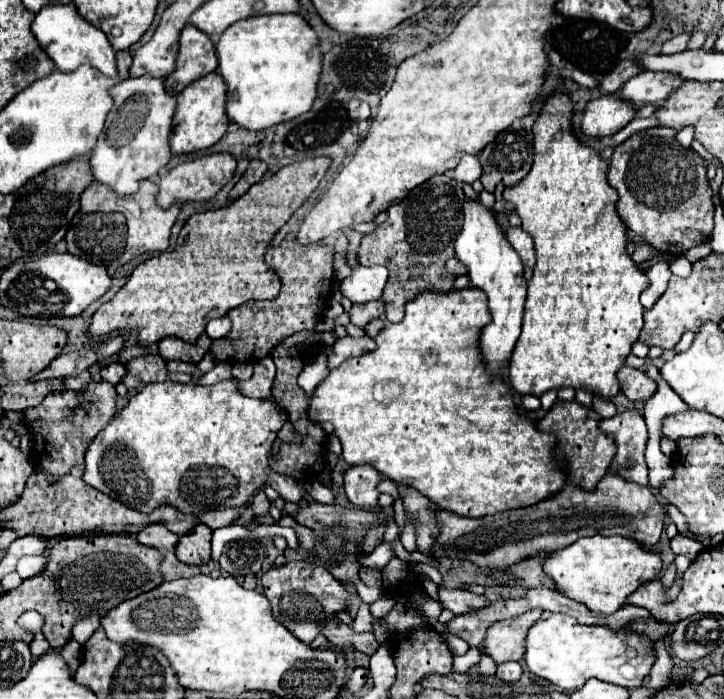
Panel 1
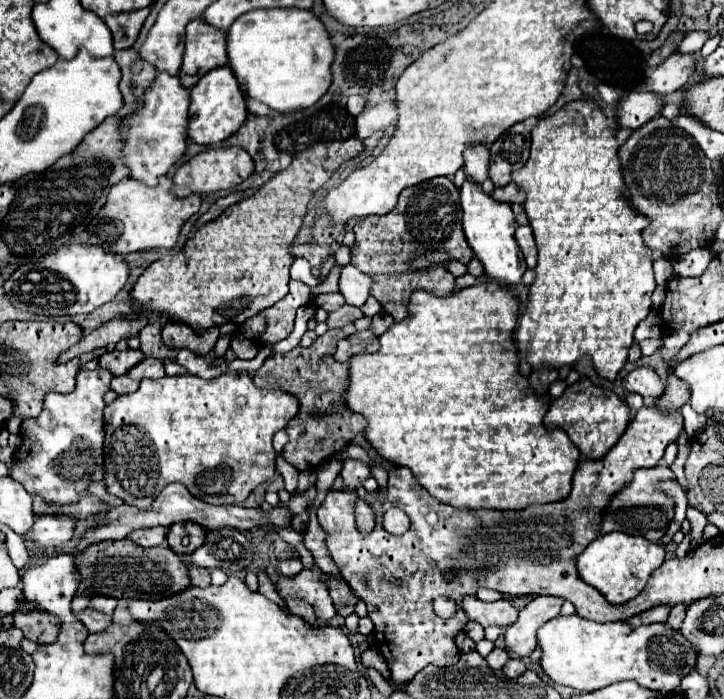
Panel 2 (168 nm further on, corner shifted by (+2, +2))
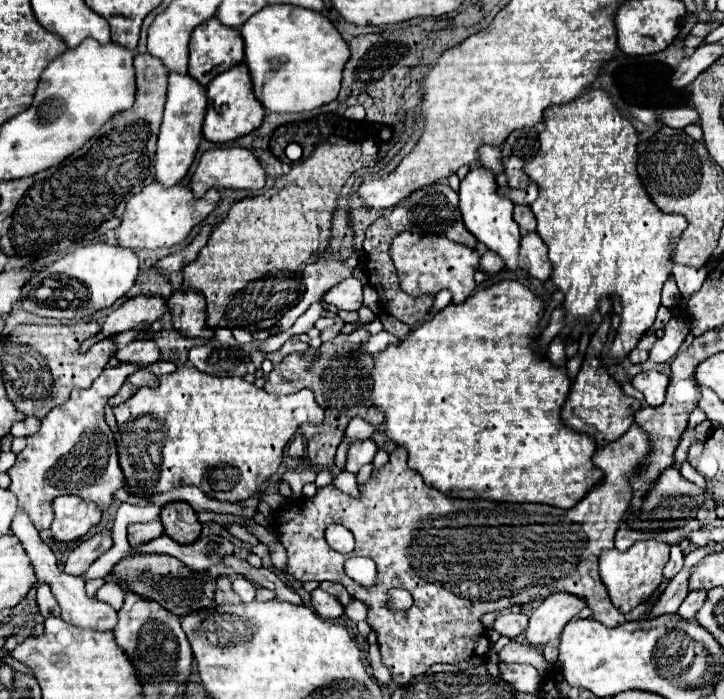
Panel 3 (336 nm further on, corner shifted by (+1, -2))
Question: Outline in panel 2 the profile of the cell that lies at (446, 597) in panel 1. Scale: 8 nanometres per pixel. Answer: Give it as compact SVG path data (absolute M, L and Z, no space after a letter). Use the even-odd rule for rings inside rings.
M465 598L463 610L469 616L469 620L477 620L483 628L487 626L507 628L509 624L513 624L513 620L517 620L517 608L507 600L481 602L477 598Z

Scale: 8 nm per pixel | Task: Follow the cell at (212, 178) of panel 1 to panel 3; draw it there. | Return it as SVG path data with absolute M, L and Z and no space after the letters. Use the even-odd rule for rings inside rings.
M216 146L210 148L202 154L196 172L190 178L190 190L194 192L194 196L202 198L206 190L210 188L232 188L232 190L260 190L264 186L264 168L260 166L260 162L254 158L254 154L246 148L238 148L238 146Z

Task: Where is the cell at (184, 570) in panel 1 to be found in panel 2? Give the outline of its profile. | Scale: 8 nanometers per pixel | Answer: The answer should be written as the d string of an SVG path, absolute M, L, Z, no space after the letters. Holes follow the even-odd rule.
M187 562L187 566L189 566L189 576L191 576L191 584L193 586L201 586L201 588L211 586L211 570L197 568L197 566L193 566L189 562Z

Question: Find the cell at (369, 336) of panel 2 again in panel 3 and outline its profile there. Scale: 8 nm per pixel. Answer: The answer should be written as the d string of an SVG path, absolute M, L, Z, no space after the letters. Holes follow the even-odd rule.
M382 330L380 334L370 336L370 340L368 340L366 344L362 344L360 348L362 348L366 354L374 356L374 354L378 354L378 352L386 350L390 344L396 344L396 342L400 342L396 336L392 336L392 334L388 334L388 332L384 332L384 330Z

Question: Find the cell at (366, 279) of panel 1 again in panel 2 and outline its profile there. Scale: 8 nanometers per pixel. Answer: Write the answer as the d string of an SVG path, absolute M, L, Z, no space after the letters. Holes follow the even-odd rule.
M353 264L341 270L339 292L345 296L347 304L363 306L365 300L369 298L369 288L371 288L371 278L361 270L357 270Z

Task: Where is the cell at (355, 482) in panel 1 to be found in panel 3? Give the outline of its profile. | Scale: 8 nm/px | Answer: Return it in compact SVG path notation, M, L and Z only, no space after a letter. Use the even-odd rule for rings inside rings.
M364 440L364 442L354 442L348 450L348 462L346 462L346 470L352 474L358 474L358 470L364 464L370 464L374 454L376 454L376 444L372 440Z

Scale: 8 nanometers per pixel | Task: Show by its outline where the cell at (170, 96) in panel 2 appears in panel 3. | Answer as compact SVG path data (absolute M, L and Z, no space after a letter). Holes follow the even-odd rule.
M170 72L164 120L158 132L156 156L154 156L154 176L156 176L156 182L160 182L162 186L174 186L186 176L202 138L204 112L206 112L206 88L200 86L188 74L182 76L182 74Z

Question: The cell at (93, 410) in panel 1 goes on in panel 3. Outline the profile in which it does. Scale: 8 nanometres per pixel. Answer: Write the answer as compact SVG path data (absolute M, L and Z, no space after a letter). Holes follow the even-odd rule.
M118 364L114 368L106 368L94 382L90 388L74 388L74 392L70 394L70 398L52 408L46 418L40 424L40 430L32 436L28 436L28 444L26 448L16 456L14 466L8 470L12 484L10 484L10 492L14 492L14 496L18 498L18 504L22 508L26 508L28 516L32 518L34 526L42 532L48 530L54 518L54 510L52 510L52 500L56 496L62 494L74 494L80 496L82 500L90 500L94 502L102 512L108 510L108 506L112 504L112 496L114 492L122 486L122 470L118 468L118 452L116 452L116 444L114 444L114 436L112 430L108 428L106 420L104 420L104 406L108 402L110 396L114 396L120 386L124 384L124 380L136 372L138 366L132 364Z

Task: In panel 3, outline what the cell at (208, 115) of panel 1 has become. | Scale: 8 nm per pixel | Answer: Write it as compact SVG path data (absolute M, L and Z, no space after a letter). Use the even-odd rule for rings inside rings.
M244 64L232 66L230 70L218 74L206 86L206 92L208 92L208 108L206 108L206 116L204 116L202 134L208 142L224 144L224 142L250 134L252 130L258 128L258 124L262 124L264 108L262 108L262 104L258 104L258 100L254 100L254 94L250 88L250 74L246 72Z

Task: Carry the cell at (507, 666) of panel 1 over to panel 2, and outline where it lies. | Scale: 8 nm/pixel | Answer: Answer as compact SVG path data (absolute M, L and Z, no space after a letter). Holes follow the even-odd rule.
M511 658L505 666L503 666L503 674L507 678L519 678L527 672L527 664L521 658Z

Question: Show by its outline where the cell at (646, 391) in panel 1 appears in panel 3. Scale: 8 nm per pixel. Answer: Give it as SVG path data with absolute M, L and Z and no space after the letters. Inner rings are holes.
M656 370L640 372L632 378L632 386L644 394L648 406L660 406L664 402L668 376L662 372L656 372Z

